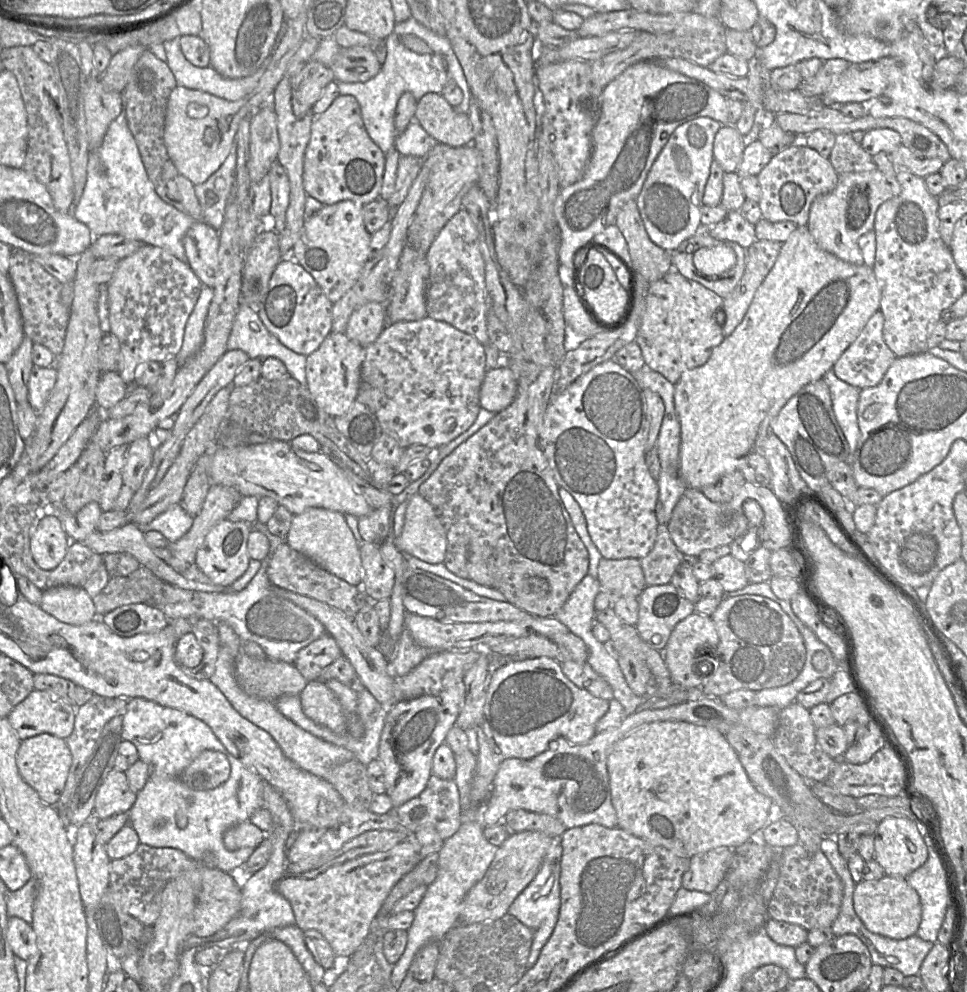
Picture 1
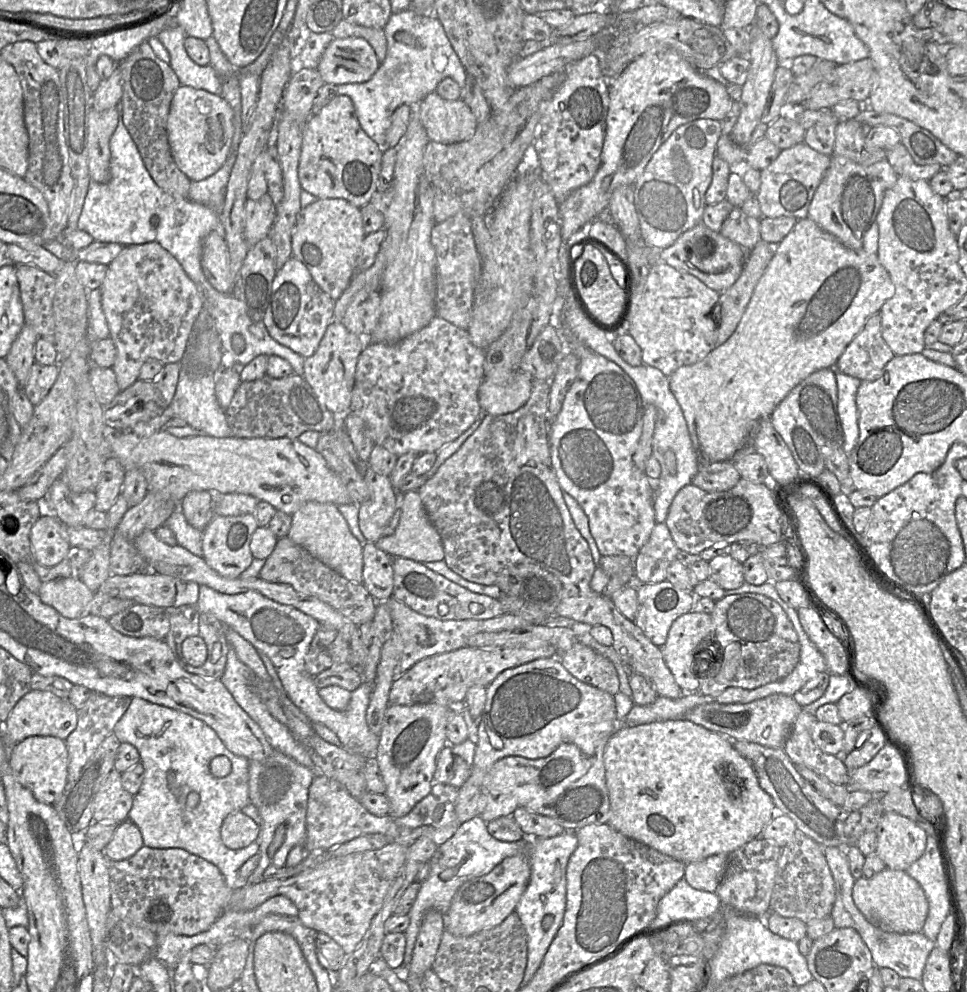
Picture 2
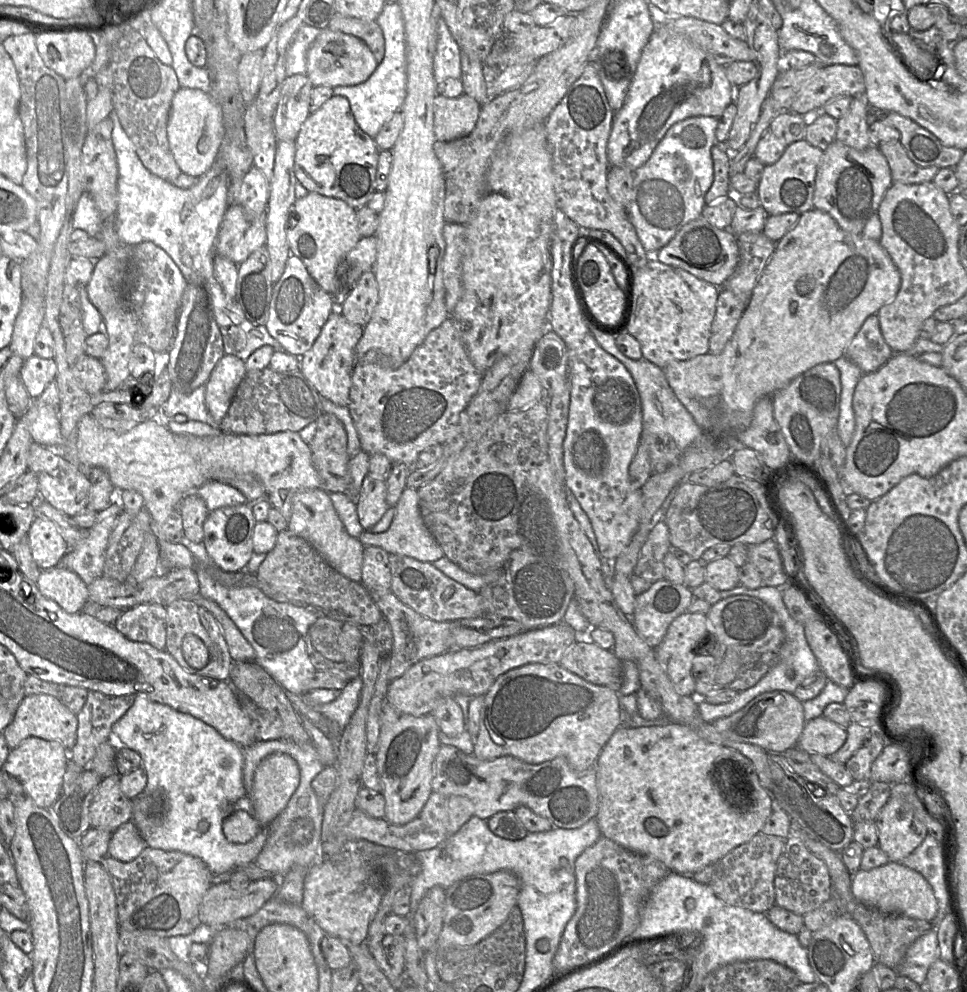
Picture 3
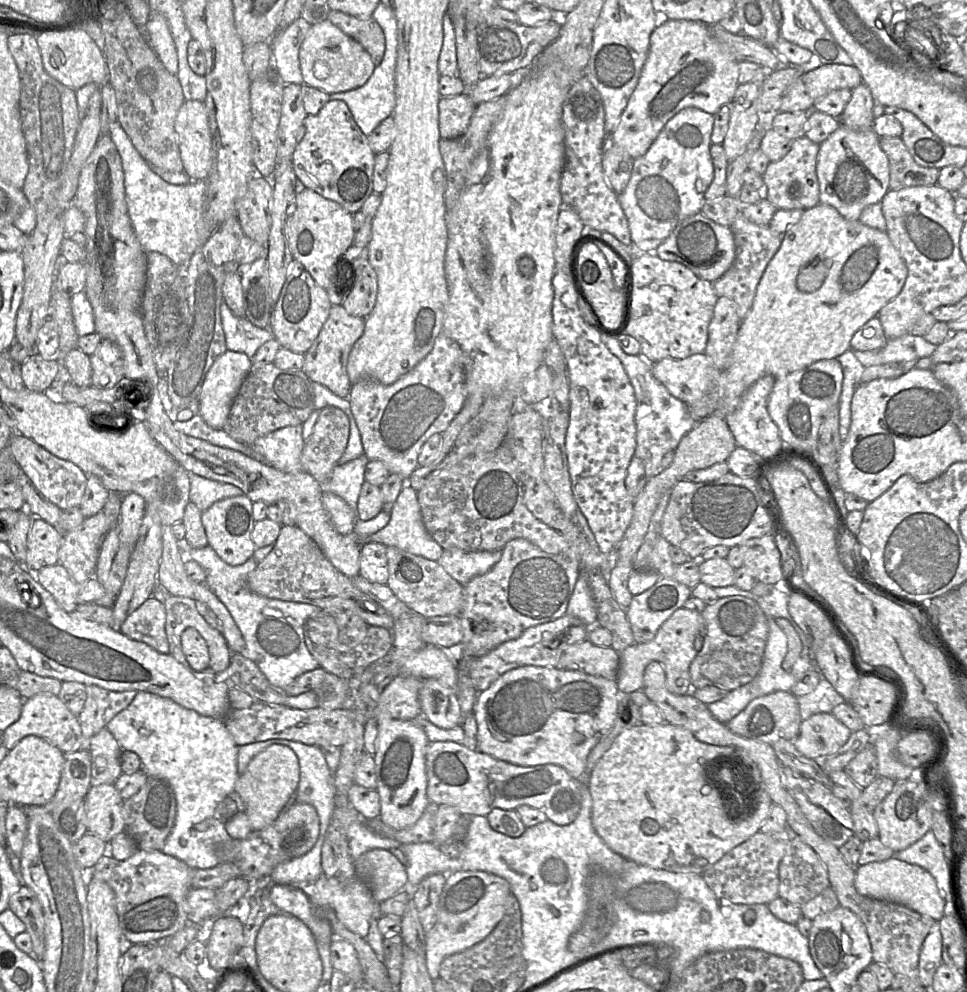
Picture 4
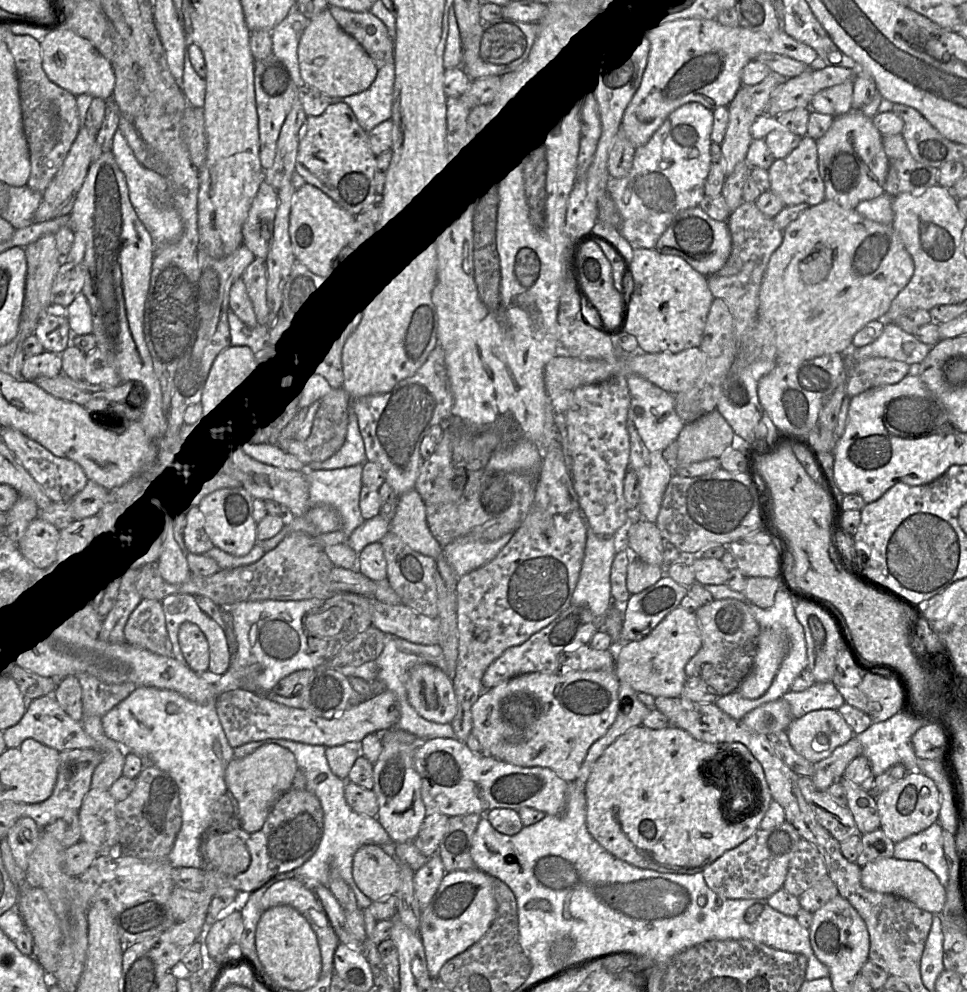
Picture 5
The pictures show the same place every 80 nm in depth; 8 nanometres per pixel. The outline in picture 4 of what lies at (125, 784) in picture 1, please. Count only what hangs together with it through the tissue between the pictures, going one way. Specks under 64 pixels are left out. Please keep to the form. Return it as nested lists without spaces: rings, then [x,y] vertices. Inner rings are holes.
[[[114,784],[91,786],[85,797],[88,832],[108,843],[125,831],[124,801]]]

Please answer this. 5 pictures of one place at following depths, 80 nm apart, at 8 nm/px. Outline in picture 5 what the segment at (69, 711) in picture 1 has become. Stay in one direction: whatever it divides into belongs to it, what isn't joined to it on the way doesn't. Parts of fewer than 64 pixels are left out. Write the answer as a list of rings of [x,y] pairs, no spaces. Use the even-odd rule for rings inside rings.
[[[53,695],[42,696],[29,701],[21,720],[4,733],[6,747],[17,748],[26,739],[34,739],[58,752],[73,749],[98,750],[96,742],[85,732],[82,723],[73,720],[59,705]]]

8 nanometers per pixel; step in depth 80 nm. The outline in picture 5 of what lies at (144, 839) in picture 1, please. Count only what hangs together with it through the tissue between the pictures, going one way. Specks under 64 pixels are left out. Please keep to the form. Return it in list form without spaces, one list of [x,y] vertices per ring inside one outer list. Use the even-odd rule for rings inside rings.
[[[152,686],[137,688],[122,702],[101,718],[104,733],[126,751],[133,752],[145,761],[170,774],[177,783],[180,798],[182,824],[175,839],[168,861],[175,867],[200,868],[203,865],[201,842],[213,823],[211,804],[228,791],[225,771],[234,758],[234,748],[229,744],[218,717],[216,701],[208,704],[195,703],[181,694]]]

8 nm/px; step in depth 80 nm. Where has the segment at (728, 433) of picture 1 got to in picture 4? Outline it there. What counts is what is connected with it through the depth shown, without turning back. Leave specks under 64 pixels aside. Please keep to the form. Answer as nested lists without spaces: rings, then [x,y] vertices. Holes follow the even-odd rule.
[[[819,203],[813,208],[804,210],[800,220],[796,224],[789,227],[788,230],[782,235],[781,245],[767,265],[757,286],[752,307],[745,319],[740,324],[737,337],[729,358],[729,366],[722,370],[718,370],[713,366],[710,358],[708,358],[704,353],[701,353],[691,355],[684,359],[664,358],[654,364],[651,364],[652,373],[654,377],[659,380],[675,398],[681,400],[685,404],[691,404],[699,400],[708,389],[715,389],[715,392],[719,397],[719,404],[712,415],[723,416],[726,418],[728,414],[732,413],[738,407],[744,392],[759,378],[765,375],[772,375],[775,378],[784,377],[794,371],[801,370],[819,360],[838,358],[841,354],[850,350],[850,341],[856,331],[871,318],[878,318],[879,311],[901,292],[907,275],[907,266],[896,248],[893,246],[892,242],[889,239],[889,236],[885,231],[880,231],[865,226],[859,220],[847,220],[843,216],[841,216],[840,213],[832,206]],[[813,262],[823,262],[828,268],[828,275],[823,285],[818,290],[812,293],[803,293],[797,288],[797,276],[804,267],[812,264]]]

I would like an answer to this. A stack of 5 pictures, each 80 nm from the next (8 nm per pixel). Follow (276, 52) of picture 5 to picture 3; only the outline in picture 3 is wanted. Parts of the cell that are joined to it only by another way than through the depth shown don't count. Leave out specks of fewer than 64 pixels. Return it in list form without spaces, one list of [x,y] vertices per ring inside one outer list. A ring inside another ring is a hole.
[[[305,23],[299,28],[286,51],[285,72],[287,77],[295,74],[306,75],[306,53],[319,32],[319,29]]]

